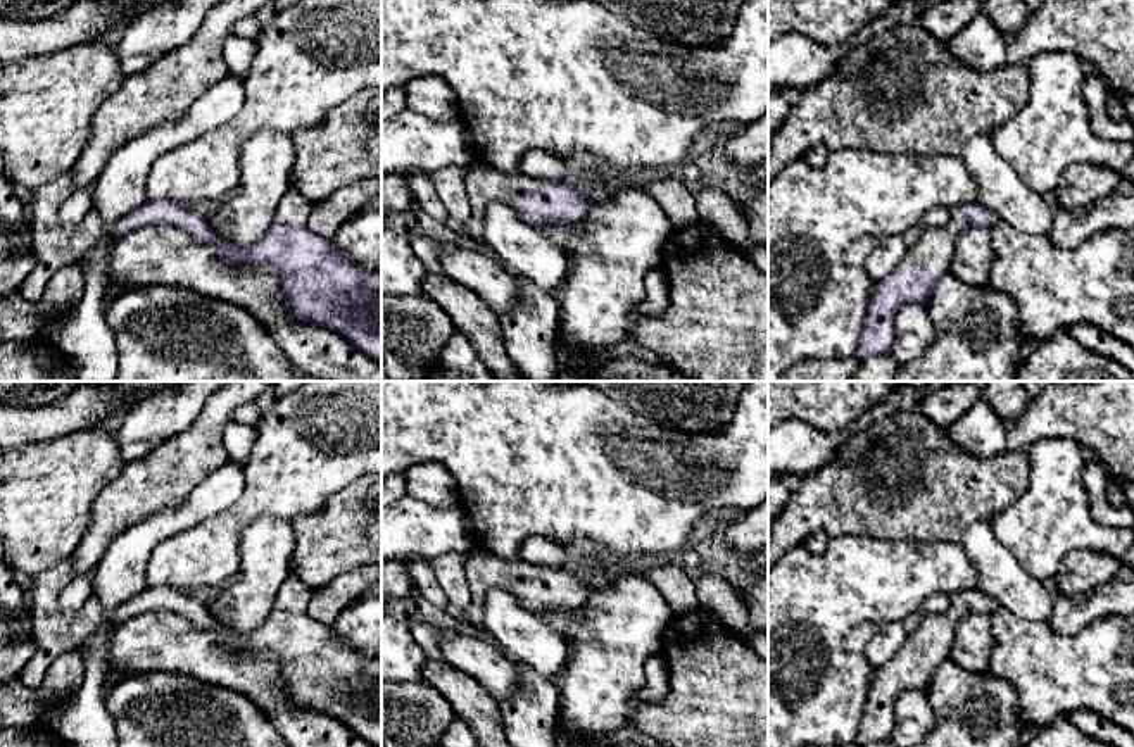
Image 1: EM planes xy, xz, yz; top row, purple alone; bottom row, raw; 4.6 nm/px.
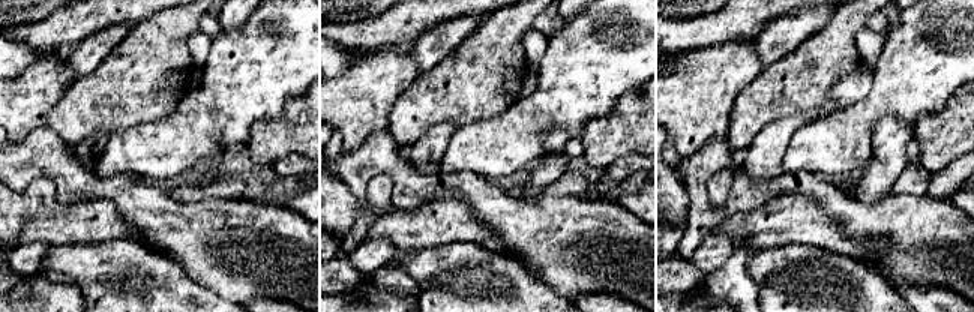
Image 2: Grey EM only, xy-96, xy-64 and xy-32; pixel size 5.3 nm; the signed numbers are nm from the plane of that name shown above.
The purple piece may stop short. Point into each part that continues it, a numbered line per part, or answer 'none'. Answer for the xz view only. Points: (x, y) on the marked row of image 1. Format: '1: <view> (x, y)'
1: xz (484, 183)

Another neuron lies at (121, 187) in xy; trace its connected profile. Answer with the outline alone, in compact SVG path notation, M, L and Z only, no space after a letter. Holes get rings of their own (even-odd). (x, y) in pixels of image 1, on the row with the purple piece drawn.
M230 74L202 93L181 117L117 148L88 190L90 205L102 216L107 233L148 200L147 179L159 157L224 126L240 114L243 104L243 83Z

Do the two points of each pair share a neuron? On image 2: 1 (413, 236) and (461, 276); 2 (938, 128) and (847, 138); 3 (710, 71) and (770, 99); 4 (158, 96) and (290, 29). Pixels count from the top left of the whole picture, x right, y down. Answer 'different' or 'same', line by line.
1: different
2: different
3: different
4: different

